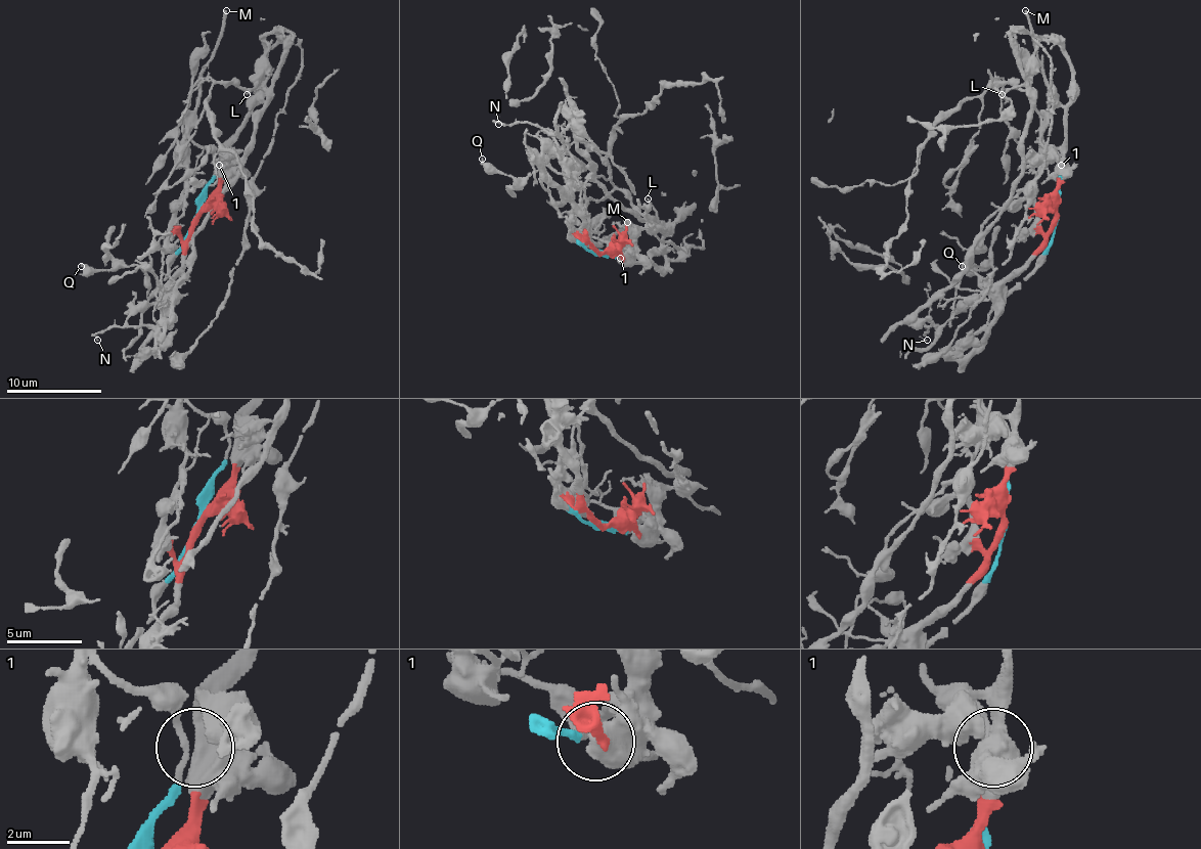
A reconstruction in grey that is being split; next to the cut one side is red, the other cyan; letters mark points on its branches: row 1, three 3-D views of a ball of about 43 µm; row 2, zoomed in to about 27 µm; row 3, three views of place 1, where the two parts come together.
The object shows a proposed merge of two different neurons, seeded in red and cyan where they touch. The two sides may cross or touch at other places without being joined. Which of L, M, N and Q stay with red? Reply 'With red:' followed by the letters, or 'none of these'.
With red: L, N

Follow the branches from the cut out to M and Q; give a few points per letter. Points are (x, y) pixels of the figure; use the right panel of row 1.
M: (1057, 217), (1059, 160), (1039, 138), (1047, 102), (1047, 81), (1025, 11)
Q: (1057, 217), (1052, 243), (1035, 267), (1004, 294), (994, 297), (973, 267), (980, 265), (977, 270), (961, 265)

